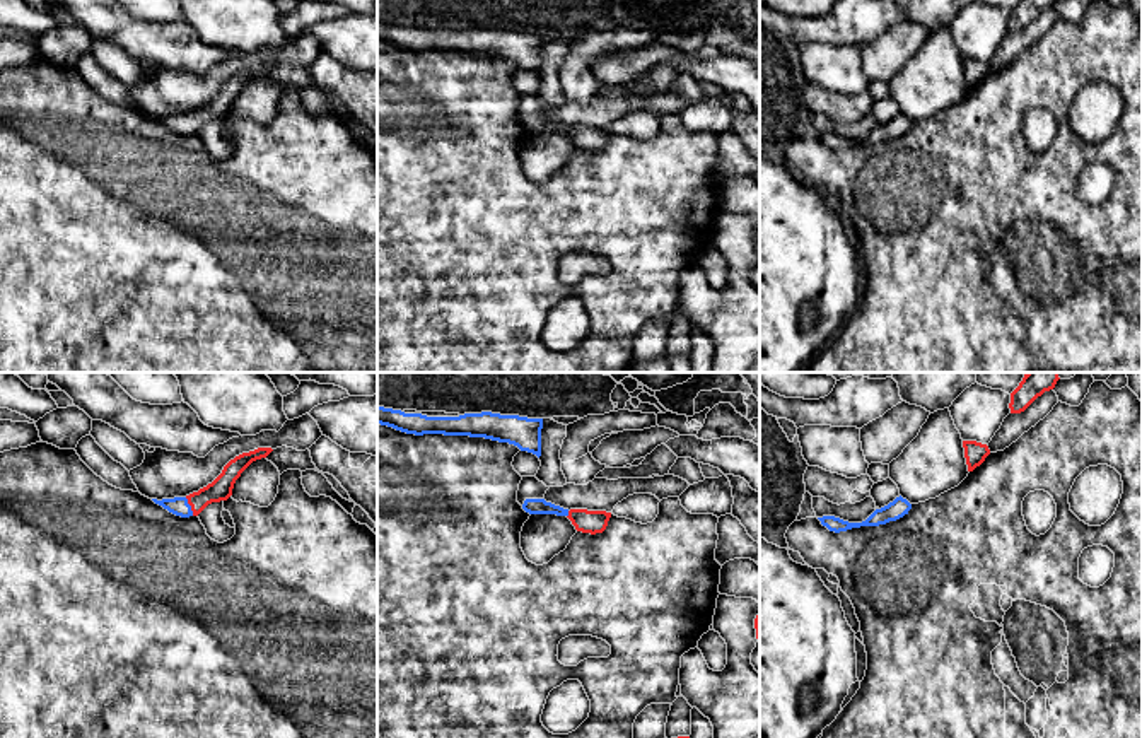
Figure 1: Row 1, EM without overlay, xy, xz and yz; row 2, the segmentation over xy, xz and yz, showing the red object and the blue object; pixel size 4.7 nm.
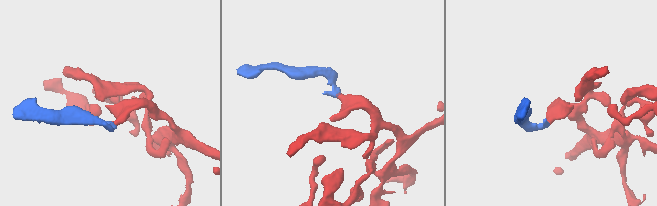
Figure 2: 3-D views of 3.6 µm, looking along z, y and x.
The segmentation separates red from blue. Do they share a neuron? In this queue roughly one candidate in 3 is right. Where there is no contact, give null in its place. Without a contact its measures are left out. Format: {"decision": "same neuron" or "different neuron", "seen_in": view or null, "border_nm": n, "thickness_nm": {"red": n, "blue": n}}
{"decision": "same neuron", "seen_in": "xy", "border_nm": 100, "thickness_nm": {"red": 110, "blue": 90}}

